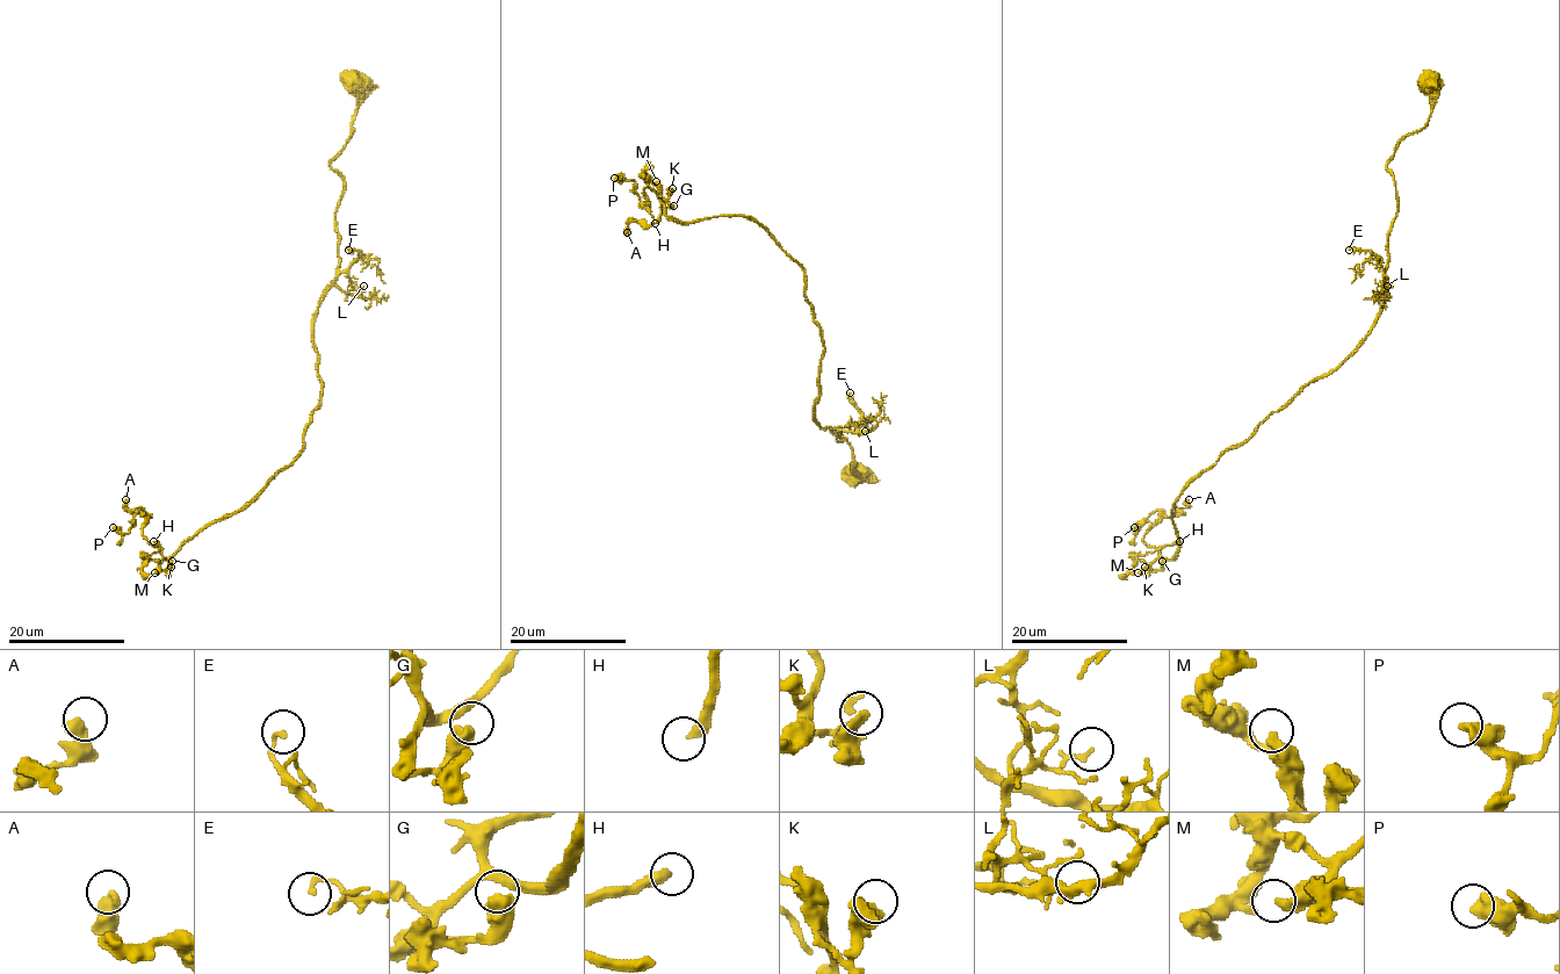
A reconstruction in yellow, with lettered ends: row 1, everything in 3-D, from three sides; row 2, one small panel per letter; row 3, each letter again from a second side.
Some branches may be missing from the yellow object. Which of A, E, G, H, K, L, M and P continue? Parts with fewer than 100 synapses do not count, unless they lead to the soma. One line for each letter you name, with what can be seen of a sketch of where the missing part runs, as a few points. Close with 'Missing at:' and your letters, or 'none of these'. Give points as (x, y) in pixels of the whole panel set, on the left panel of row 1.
Missing at: H

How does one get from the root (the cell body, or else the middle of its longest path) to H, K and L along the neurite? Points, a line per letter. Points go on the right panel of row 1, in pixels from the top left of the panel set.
H: (1428, 80), (1429, 121), (1387, 165), (1396, 211), (1377, 323), (1183, 490), (1178, 552), (1161, 555), (1179, 541)
K: (1428, 80), (1429, 121), (1387, 165), (1396, 211), (1371, 332), (1183, 490), (1172, 507), (1178, 552), (1145, 567)
L: (1428, 80), (1429, 121), (1400, 142), (1387, 165), (1396, 196), (1388, 236), (1387, 291), (1382, 290), (1387, 286)

